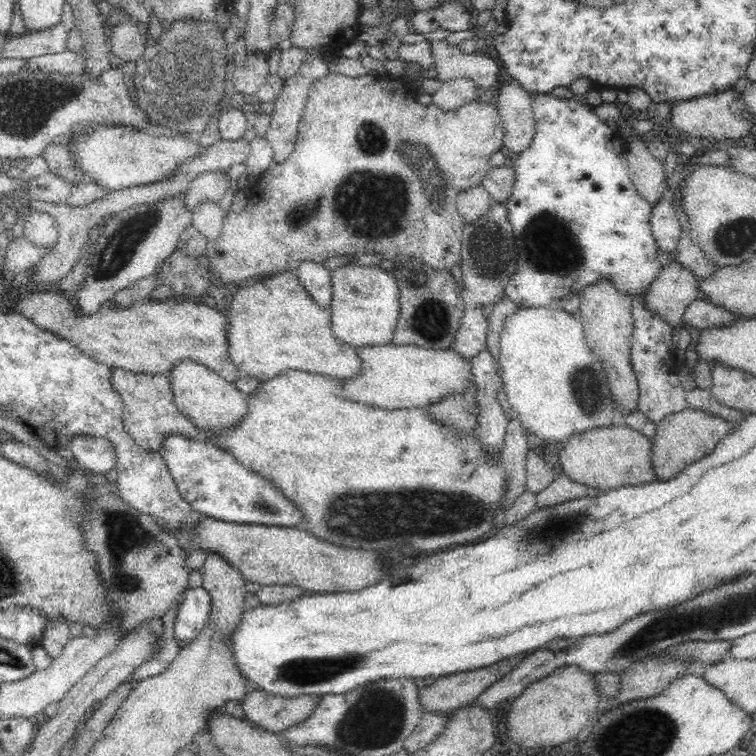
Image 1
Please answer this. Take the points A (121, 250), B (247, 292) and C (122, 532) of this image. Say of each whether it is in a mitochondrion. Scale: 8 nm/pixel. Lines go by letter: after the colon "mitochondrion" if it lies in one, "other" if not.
A: mitochondrion
B: other
C: mitochondrion

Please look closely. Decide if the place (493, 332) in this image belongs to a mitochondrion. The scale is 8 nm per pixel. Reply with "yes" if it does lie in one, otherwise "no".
no

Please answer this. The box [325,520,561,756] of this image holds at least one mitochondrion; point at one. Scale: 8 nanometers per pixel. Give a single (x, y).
(377, 719)

